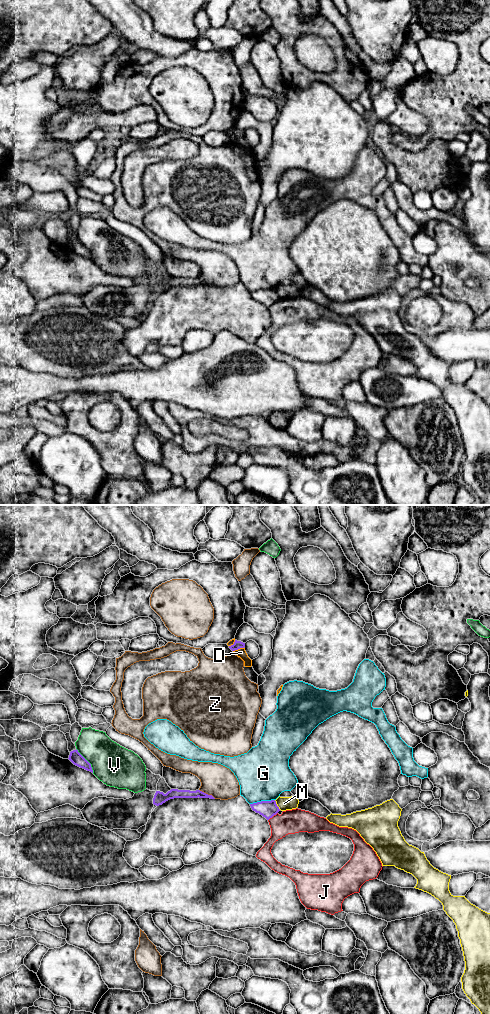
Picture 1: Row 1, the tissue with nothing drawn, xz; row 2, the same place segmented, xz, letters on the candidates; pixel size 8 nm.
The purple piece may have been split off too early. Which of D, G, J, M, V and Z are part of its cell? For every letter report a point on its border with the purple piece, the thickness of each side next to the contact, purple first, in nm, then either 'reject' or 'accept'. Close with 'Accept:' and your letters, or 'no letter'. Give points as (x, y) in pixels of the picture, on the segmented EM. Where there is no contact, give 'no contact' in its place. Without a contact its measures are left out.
D: xz (238, 648) | 70/70 nm | reject
G: xz (262, 801) | 140/420 nm | reject
J: xz (272, 816) | 140/190 nm | reject
M: xz (276, 805) | 140/110 nm | reject
V: xz (86, 760) | 100/320 nm | reject
Z: xz (207, 794) | 70/260 nm | reject
Accept: no letter

